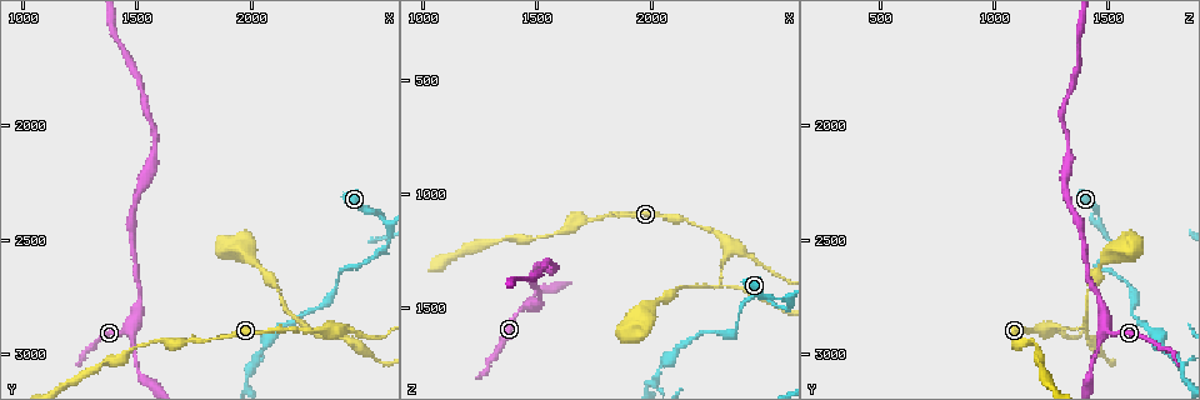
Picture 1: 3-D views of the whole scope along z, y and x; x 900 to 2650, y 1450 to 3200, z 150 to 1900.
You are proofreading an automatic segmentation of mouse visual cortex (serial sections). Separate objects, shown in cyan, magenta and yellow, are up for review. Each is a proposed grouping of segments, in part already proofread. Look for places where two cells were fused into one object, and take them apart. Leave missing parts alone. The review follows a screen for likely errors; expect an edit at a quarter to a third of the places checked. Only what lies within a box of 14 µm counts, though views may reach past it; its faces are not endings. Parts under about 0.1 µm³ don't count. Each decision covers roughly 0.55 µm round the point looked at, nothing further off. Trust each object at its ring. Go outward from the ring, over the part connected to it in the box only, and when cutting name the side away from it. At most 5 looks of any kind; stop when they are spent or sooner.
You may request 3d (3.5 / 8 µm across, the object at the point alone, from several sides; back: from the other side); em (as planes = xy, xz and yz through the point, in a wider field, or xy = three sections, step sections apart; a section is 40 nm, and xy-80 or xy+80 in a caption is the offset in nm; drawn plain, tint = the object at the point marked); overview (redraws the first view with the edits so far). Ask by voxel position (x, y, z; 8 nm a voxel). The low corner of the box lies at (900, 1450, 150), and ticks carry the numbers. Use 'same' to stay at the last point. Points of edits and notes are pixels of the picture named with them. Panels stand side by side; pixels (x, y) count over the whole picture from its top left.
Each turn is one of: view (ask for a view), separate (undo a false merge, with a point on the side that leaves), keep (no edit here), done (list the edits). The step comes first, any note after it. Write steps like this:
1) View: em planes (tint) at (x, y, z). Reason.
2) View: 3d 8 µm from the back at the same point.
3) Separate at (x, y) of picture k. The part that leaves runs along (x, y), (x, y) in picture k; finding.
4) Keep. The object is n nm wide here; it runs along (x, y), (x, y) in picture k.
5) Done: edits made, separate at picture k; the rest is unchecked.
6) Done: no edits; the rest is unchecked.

View: 3d 3.5 µm at (2580, 2380, 1460). Narrows sharply.

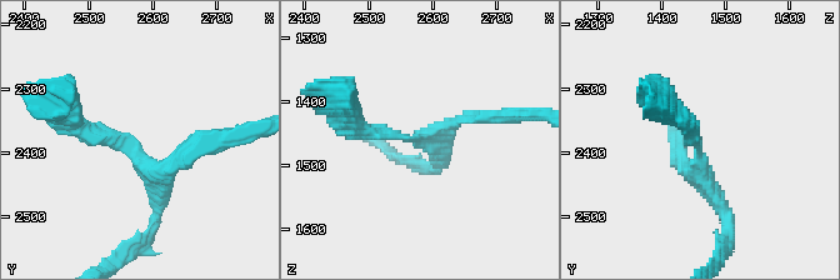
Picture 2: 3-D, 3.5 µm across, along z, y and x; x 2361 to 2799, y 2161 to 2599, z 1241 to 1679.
View: em xy step 2 (tint) at (2565, 2390, 1455). 3 arms meet here; the arms are 150, 250, 300 nm wide; shape alone is not enough.

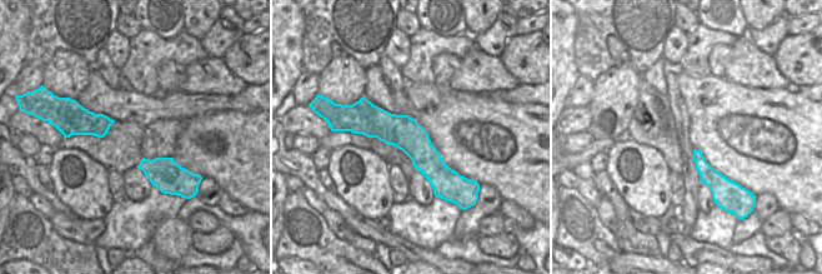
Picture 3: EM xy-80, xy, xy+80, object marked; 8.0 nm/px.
Keep. The object is 260 nm wide here; it runs along (65, 110), (134, 149), (156, 210) in picture 2; continuous, no second cell.

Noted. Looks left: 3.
View: 3d 3.5 µm at (2300, 2890, 1410). Side arm on a straight run.

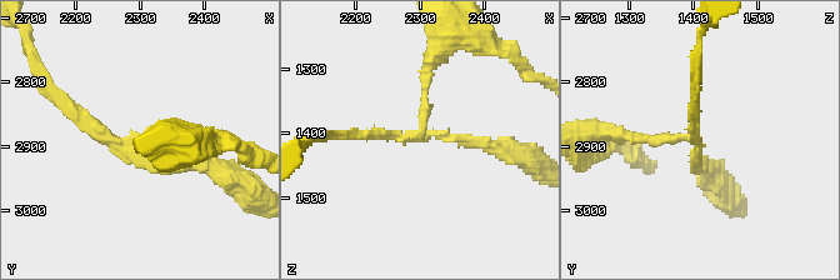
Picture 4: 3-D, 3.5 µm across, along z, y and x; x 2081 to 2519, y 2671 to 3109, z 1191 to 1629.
View: em xy step 3 (plain) at (2290, 2895, 1410). 3 arms meet here; the arms are 150, 150, 150 nm wide.

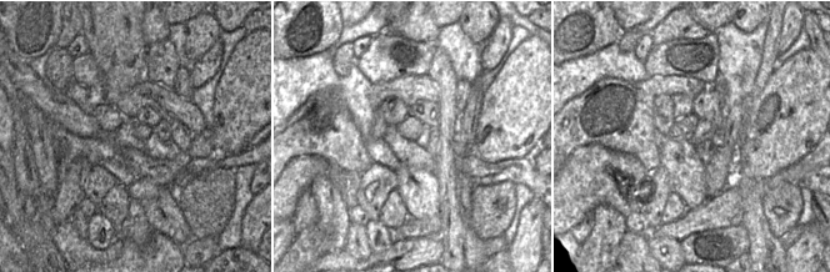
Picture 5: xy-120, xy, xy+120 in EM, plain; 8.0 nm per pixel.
View: em xy step 3 (tint) at the same point.

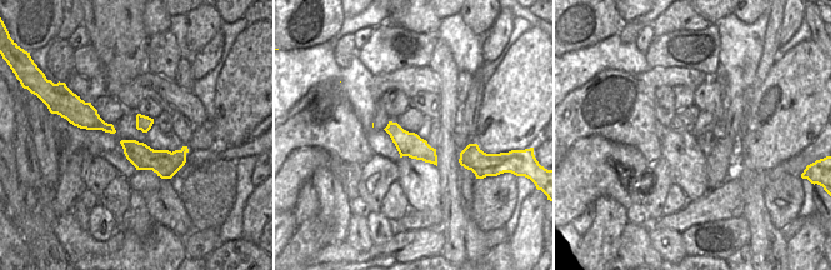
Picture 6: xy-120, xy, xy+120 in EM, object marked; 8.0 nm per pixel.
Separate at (84, 123) of picture 4. The part that leaves runs along (121, 145), (75, 115), (33, 56) in picture 4; two cells meet here.

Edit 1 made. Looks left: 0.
Done: edits made, separate at picture 4; the rest is unchecked.

